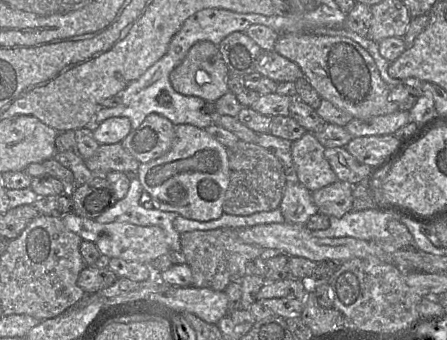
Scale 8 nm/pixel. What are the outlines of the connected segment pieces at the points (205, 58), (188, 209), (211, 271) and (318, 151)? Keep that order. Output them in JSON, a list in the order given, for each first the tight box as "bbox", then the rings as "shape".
[{"bbox":[170,41,230,102],"shape":[[[200,41],[172,70],[170,83],[177,93],[215,102],[230,91],[228,75],[219,47],[210,41]]]},{"bbox":[136,124,230,222],"shape":[[[190,124],[175,125],[175,140],[163,156],[140,163],[136,177],[143,189],[141,203],[185,218],[206,222],[222,216],[230,182],[227,148],[205,129]]]},{"bbox":[181,228,264,291],"shape":[[[232,228],[213,230],[195,230],[181,233],[182,254],[192,272],[192,287],[210,288],[224,291],[234,281],[240,281],[246,275],[248,261],[258,258],[264,248],[257,244],[243,242]]]},{"bbox":[291,132,338,192],"shape":[[[306,132],[292,142],[293,168],[291,177],[313,192],[338,181],[325,157],[325,147],[313,132]]]}]

